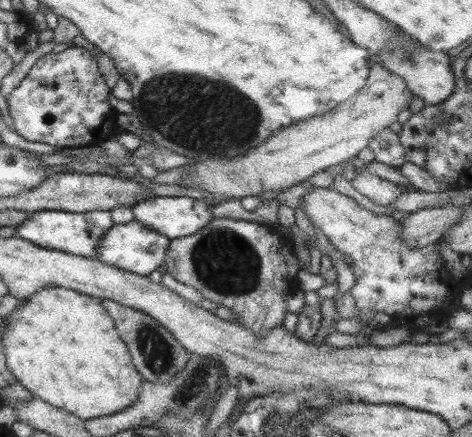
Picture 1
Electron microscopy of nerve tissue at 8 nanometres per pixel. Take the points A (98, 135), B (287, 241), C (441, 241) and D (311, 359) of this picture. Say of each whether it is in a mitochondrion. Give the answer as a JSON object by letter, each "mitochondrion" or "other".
{"A":"other","B":"other","C":"other","D":"other"}

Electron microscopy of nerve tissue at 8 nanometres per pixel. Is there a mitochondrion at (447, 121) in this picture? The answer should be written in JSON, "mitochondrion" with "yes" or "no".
{"mitochondrion":"yes"}

